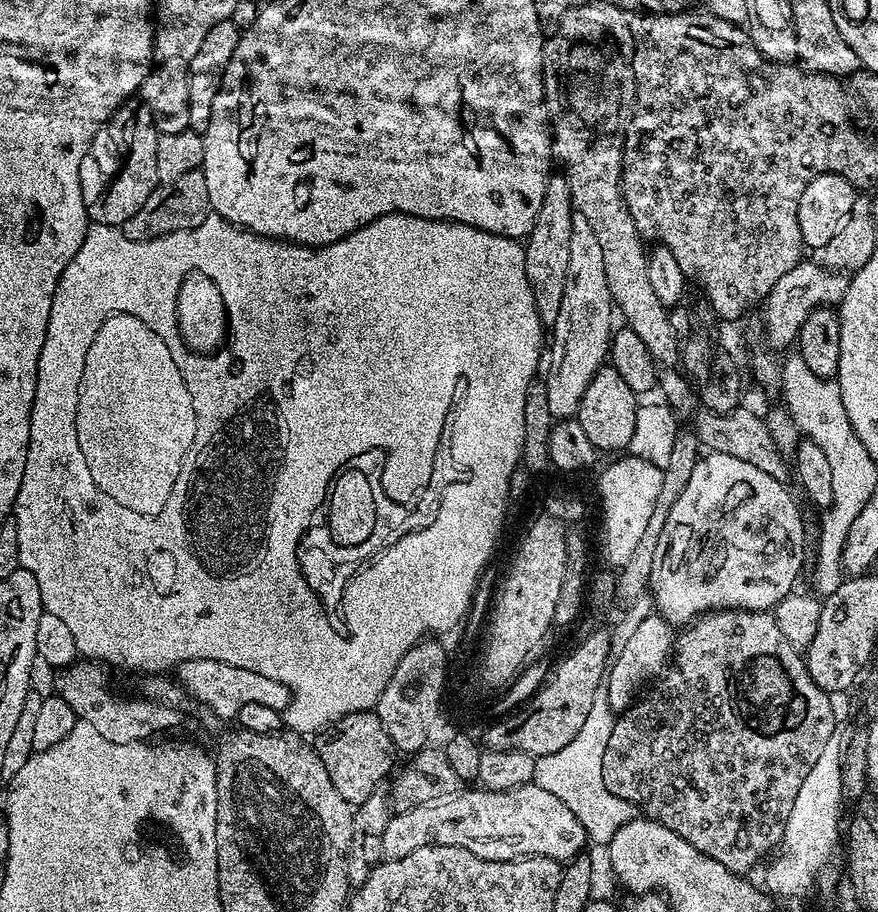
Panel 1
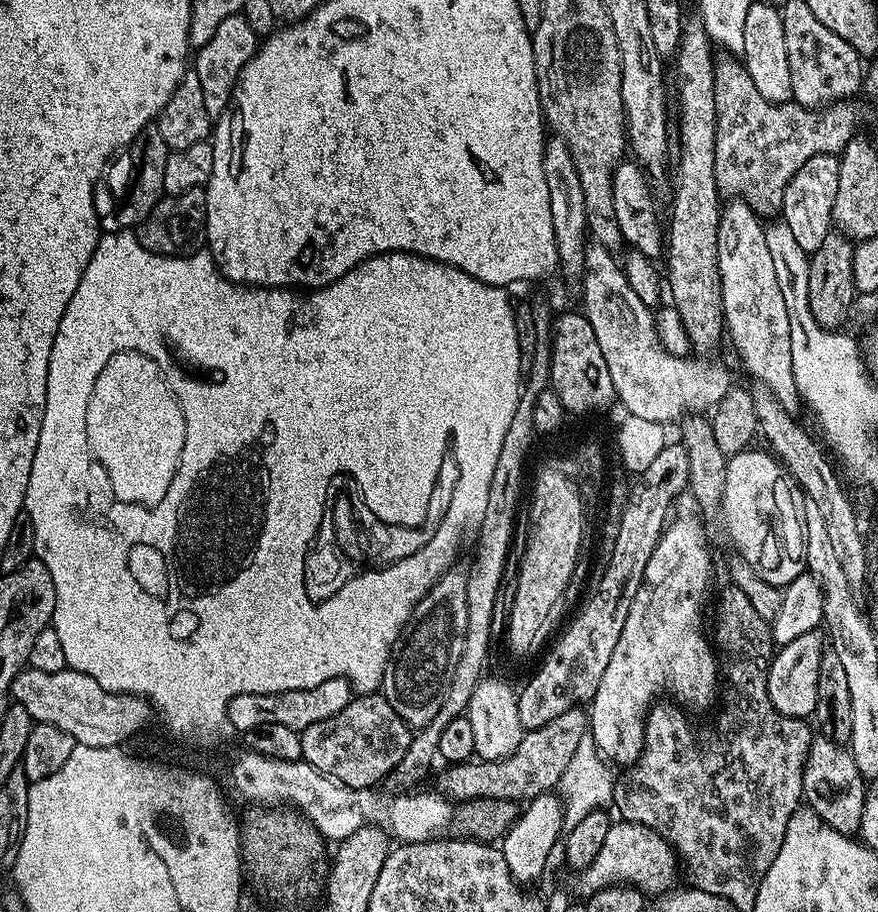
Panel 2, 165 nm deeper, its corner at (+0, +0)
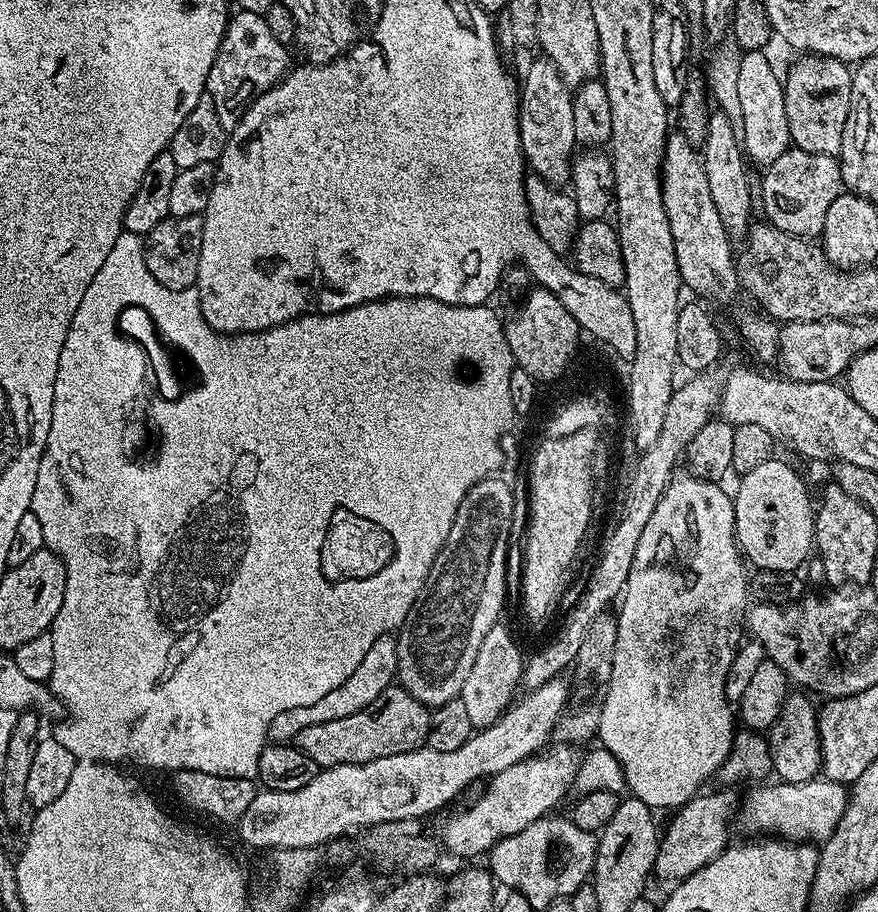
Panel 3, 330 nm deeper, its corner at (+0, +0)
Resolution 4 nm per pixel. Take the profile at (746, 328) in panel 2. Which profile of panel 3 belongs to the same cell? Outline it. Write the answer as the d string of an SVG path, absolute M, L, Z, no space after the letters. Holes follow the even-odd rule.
M716 110L709 118L708 133L702 145L702 159L706 178L710 182L710 194L714 197L714 206L718 206L718 218L722 218L722 226L733 241L740 242L747 237L748 229L753 223L752 196L754 200L754 184L748 181L746 152L742 147L741 137L734 129L733 121L725 112Z

